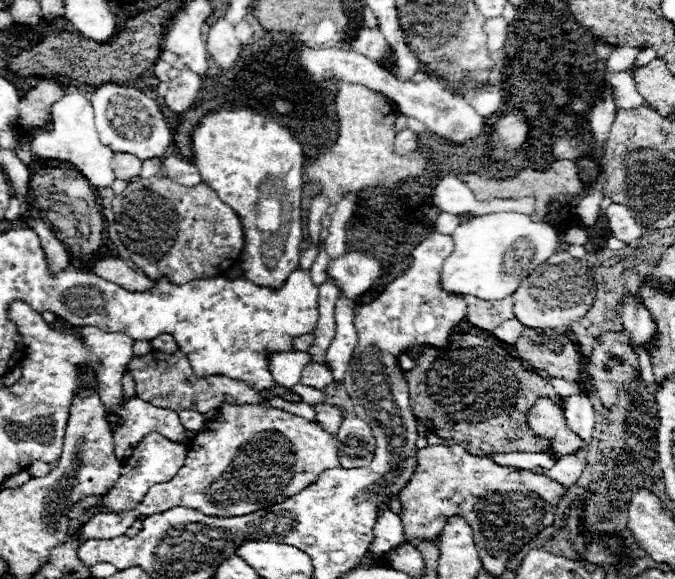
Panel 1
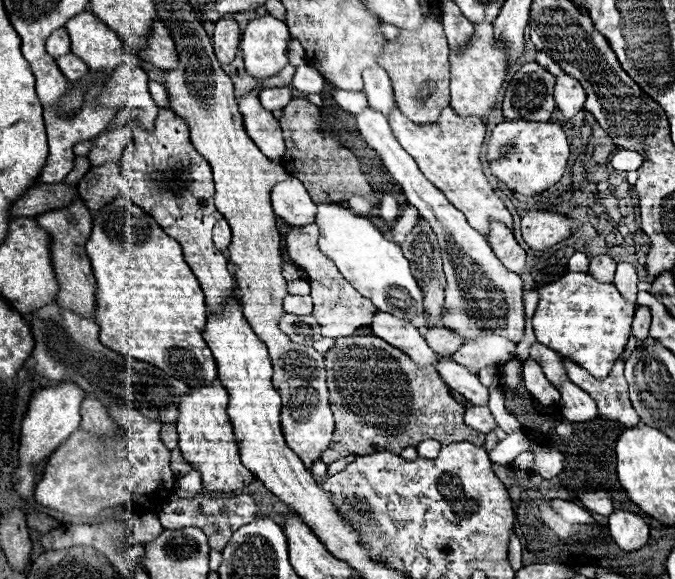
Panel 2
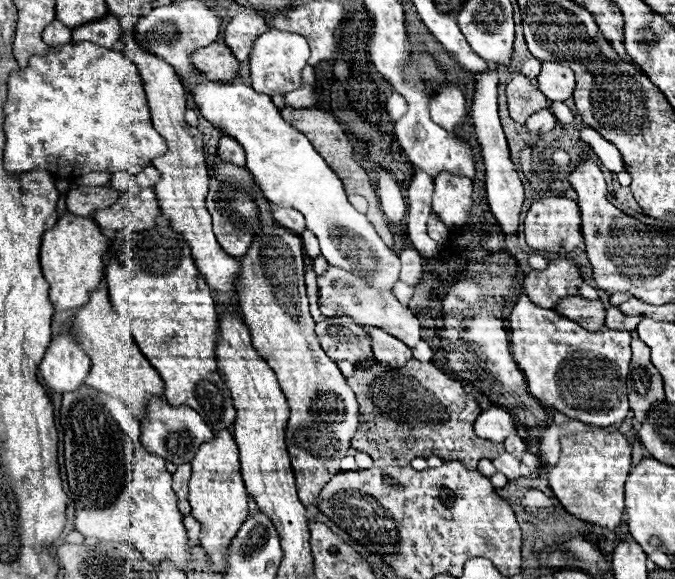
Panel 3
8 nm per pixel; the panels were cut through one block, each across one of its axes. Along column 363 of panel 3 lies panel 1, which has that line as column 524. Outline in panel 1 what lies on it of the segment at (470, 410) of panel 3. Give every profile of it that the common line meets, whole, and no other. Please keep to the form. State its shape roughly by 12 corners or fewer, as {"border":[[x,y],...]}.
{"border":[[480,336],[426,346],[410,408],[466,452],[544,452],[544,378]]}

